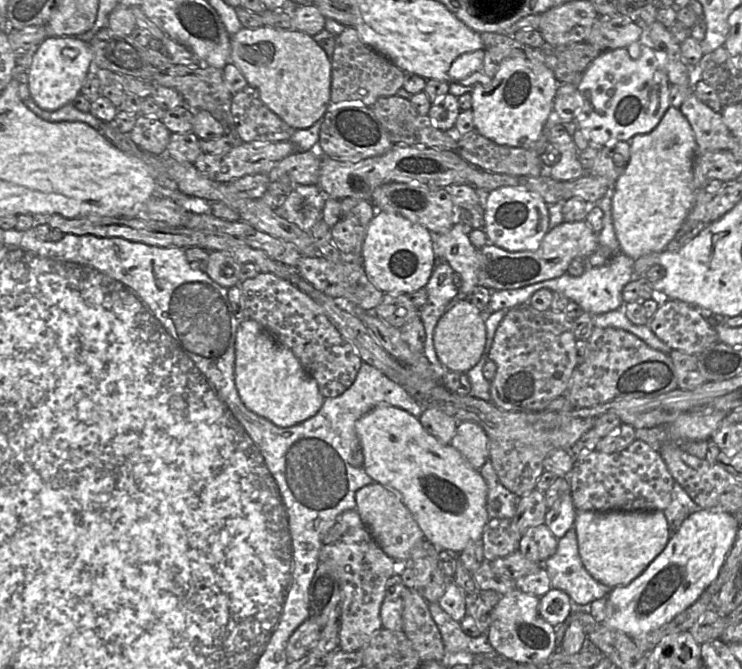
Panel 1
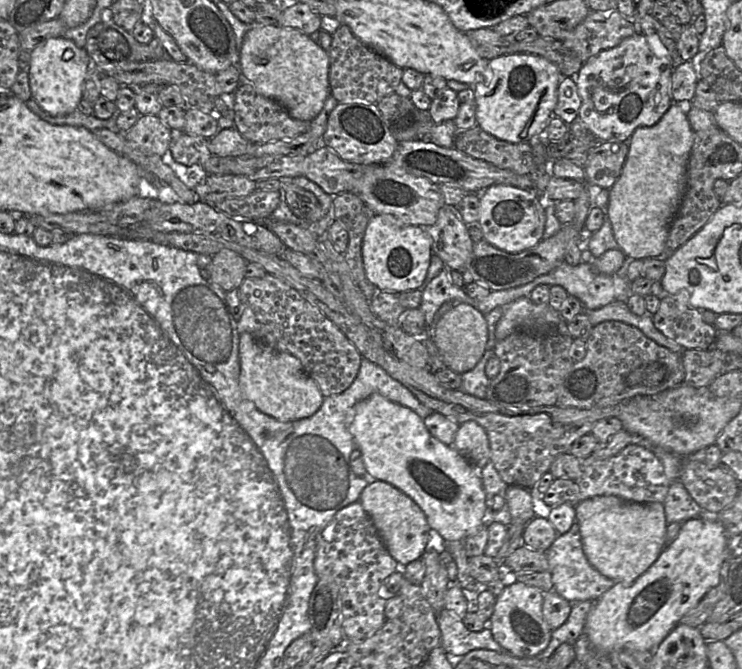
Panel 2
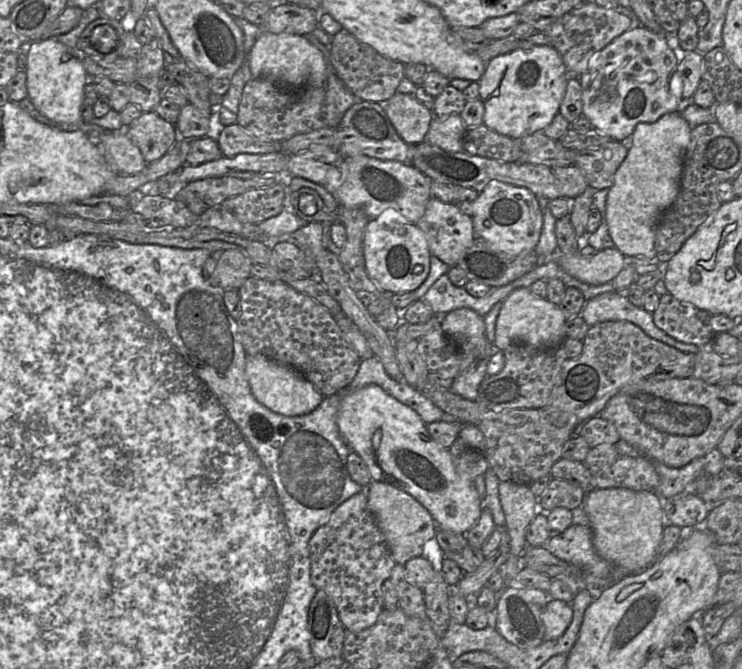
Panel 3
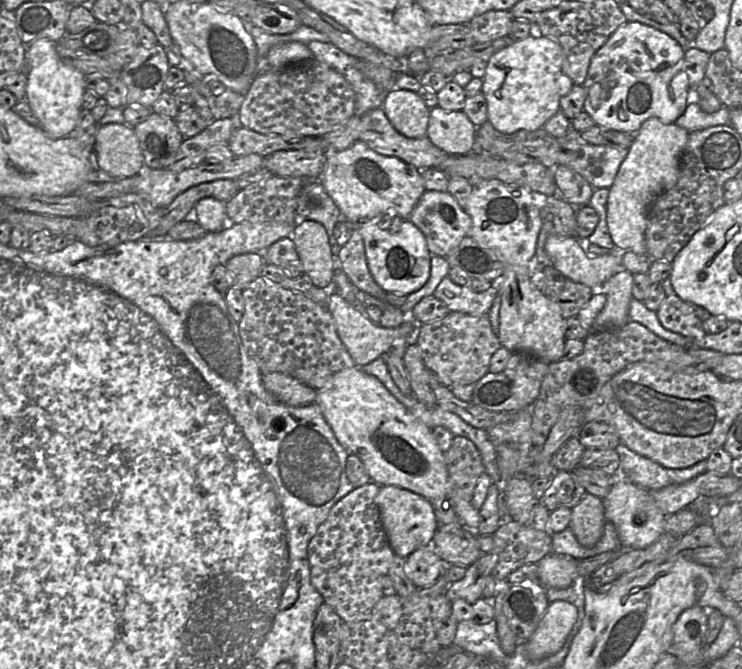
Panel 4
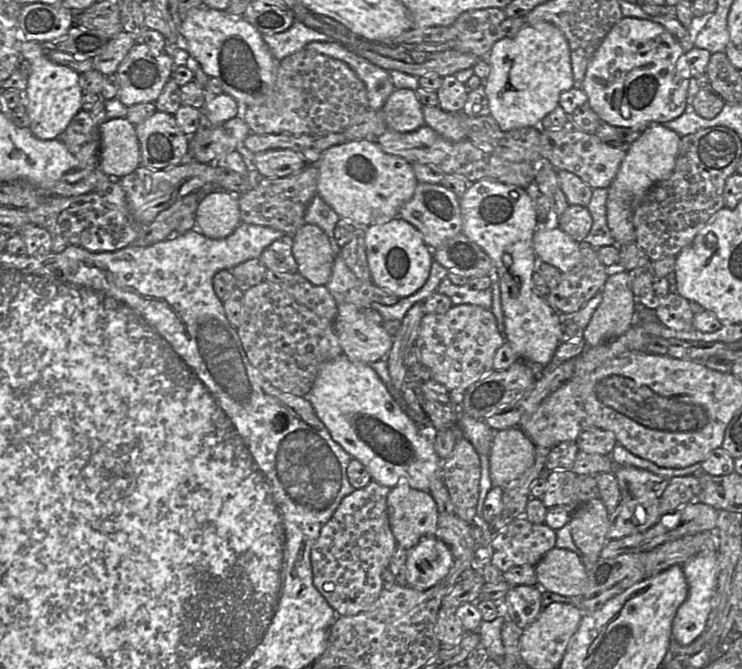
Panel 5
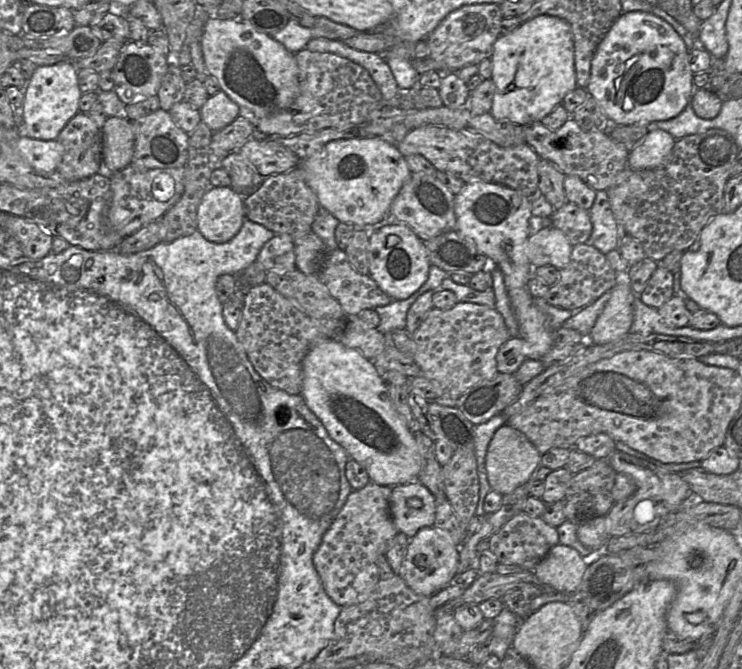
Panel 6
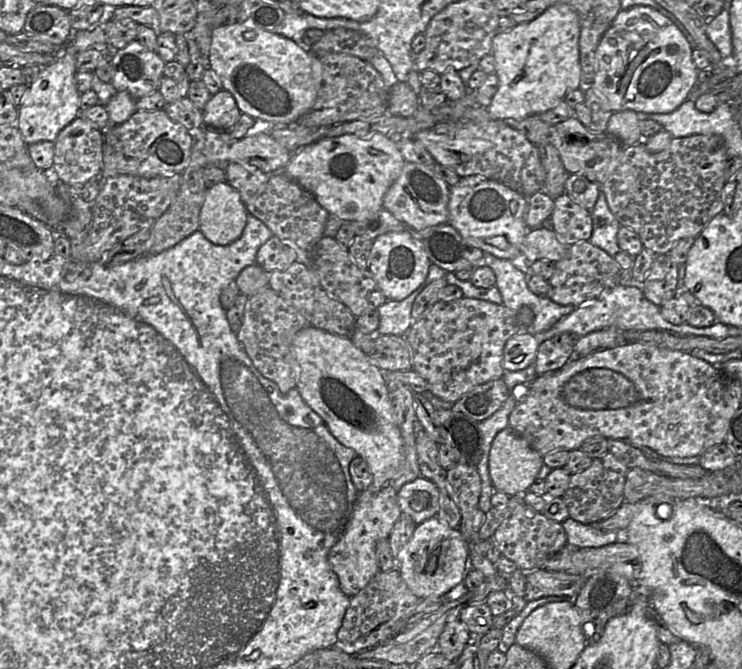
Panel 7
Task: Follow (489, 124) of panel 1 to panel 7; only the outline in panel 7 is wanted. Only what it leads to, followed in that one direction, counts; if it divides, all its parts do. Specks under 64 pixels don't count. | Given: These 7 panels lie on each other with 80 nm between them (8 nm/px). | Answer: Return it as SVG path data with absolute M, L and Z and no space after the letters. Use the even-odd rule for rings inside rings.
M566 4L553 5L530 22L516 24L508 31L498 31L493 37L491 48L498 88L486 108L490 117L496 120L522 120L532 115L539 115L564 100L567 93L579 89L581 87L579 37L578 15Z

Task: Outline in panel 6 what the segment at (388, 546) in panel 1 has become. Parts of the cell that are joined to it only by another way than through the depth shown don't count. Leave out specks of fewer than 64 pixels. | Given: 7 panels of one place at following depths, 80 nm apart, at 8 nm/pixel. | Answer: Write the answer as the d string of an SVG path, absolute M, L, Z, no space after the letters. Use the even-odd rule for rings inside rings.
M418 480L392 487L389 508L397 531L410 539L421 528L434 525L435 496Z

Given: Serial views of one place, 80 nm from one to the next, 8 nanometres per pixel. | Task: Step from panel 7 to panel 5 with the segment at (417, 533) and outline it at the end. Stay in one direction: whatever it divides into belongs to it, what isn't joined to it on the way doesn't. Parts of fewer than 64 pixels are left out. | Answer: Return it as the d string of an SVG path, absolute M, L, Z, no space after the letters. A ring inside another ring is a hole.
M435 536L423 537L407 551L408 587L425 591L440 582L454 563L449 547Z

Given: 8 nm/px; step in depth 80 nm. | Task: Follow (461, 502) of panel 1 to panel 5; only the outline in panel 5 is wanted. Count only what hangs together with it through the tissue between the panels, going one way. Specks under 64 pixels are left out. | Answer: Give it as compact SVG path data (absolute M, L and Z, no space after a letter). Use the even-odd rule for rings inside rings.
M344 354L325 362L306 398L332 439L366 467L373 481L389 488L406 483L413 489L429 492L431 482L436 477L441 477L442 460L433 443L436 430L431 424L419 428L392 397L370 365L351 361Z

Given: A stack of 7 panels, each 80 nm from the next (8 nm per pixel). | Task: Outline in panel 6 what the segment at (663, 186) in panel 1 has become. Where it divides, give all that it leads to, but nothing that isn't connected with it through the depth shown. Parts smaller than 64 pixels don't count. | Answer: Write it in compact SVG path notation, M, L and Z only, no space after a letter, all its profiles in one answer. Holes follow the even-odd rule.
M652 128L629 152L628 167L633 170L655 169L669 158L676 139L667 131Z

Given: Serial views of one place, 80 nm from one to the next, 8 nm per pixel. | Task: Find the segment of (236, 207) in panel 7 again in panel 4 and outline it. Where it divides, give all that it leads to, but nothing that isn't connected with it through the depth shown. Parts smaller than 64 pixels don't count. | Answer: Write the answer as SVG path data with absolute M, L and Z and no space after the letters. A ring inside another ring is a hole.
M206 197L197 202L186 220L199 223L208 233L220 232L235 223L226 214L226 202Z

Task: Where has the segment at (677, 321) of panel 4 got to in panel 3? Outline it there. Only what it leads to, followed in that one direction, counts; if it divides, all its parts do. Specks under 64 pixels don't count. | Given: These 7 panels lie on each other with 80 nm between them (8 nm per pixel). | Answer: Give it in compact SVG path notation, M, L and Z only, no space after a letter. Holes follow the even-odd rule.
M667 293L660 296L652 316L655 325L672 338L699 348L707 347L714 333L708 324L698 319L696 310L693 304Z

